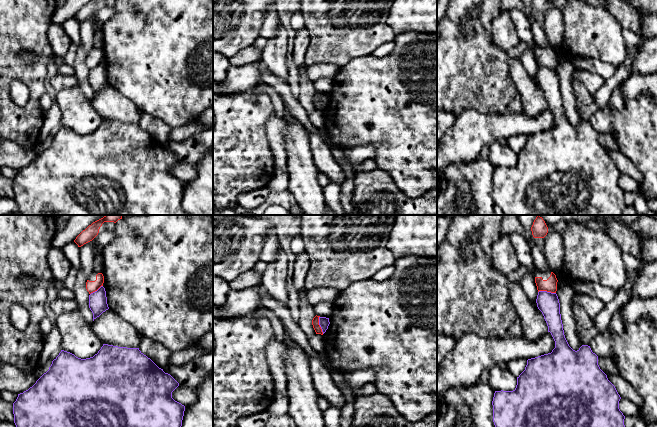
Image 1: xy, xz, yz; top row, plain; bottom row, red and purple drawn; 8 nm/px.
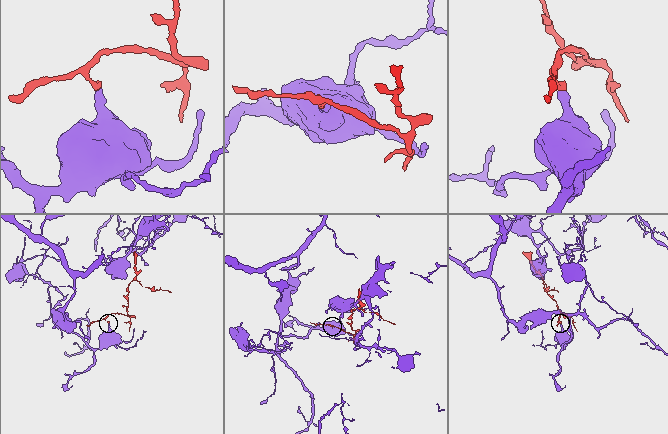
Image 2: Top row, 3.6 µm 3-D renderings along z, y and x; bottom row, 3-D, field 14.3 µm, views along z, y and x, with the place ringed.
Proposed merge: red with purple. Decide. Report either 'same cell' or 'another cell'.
another cell

